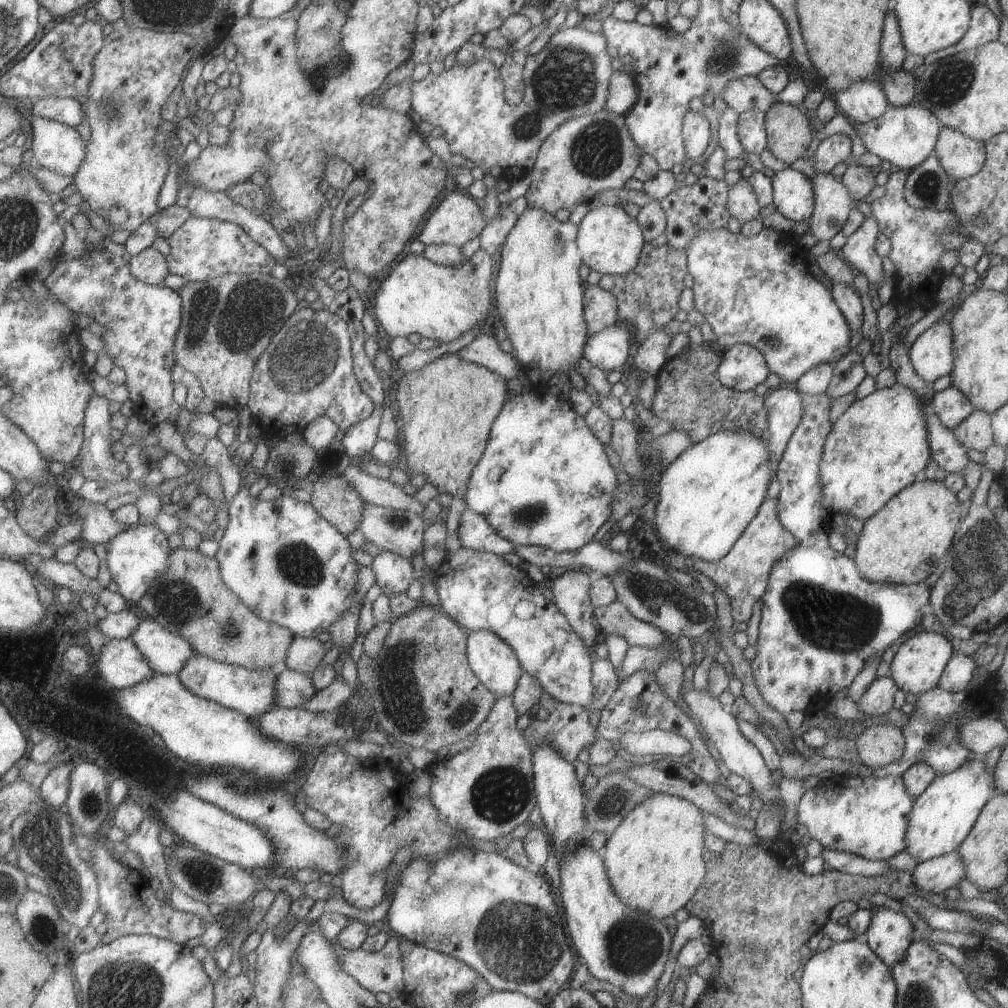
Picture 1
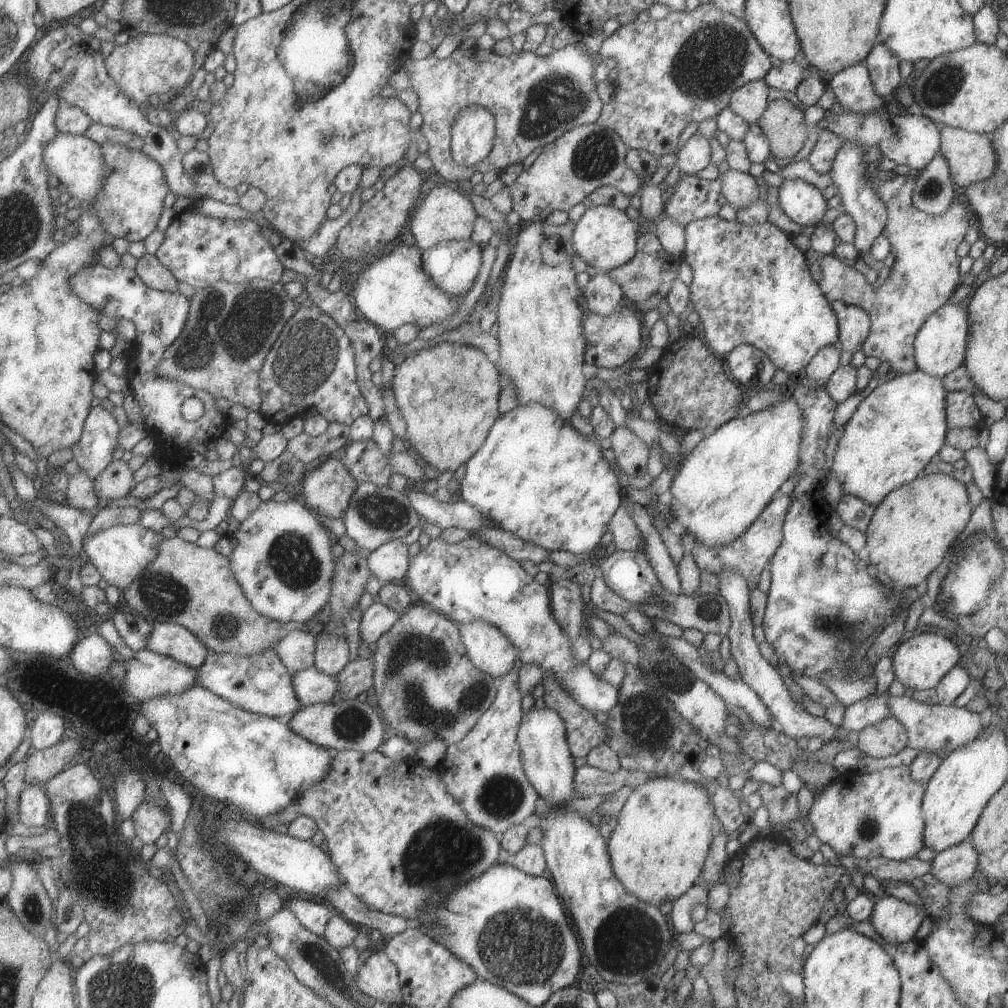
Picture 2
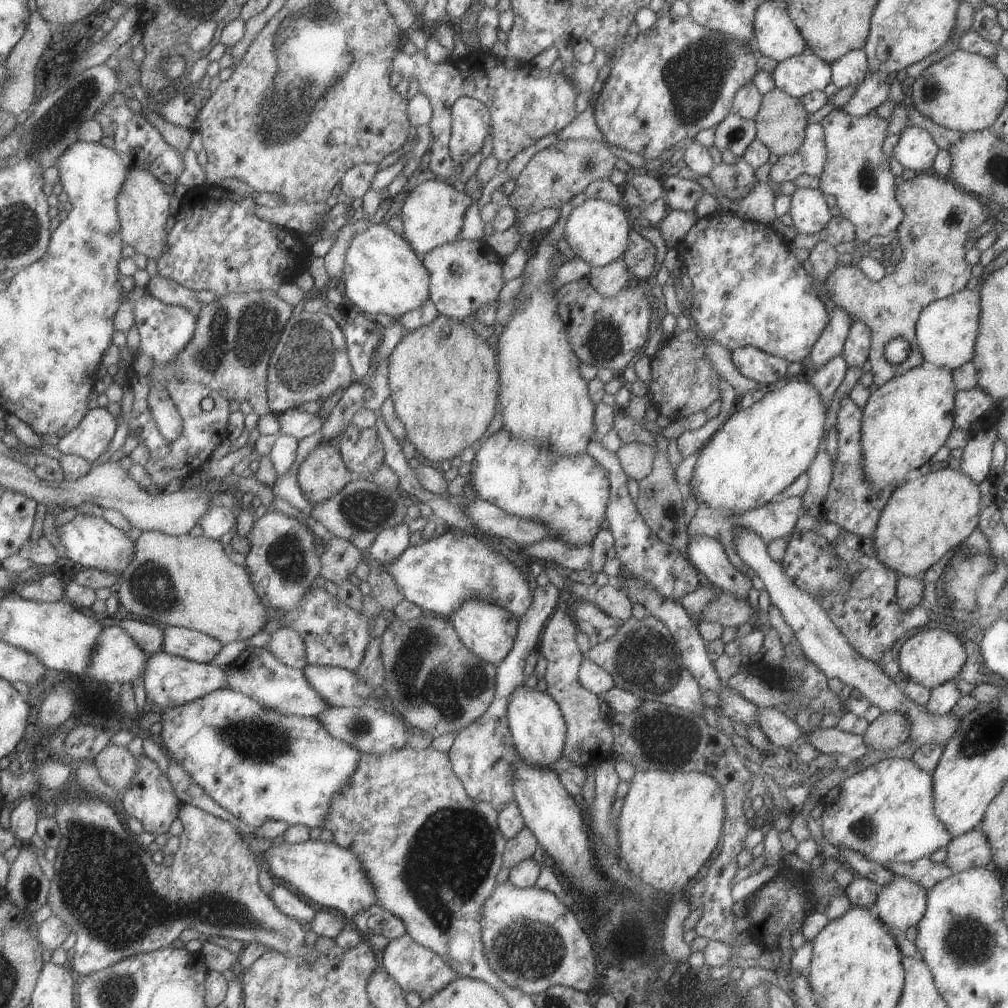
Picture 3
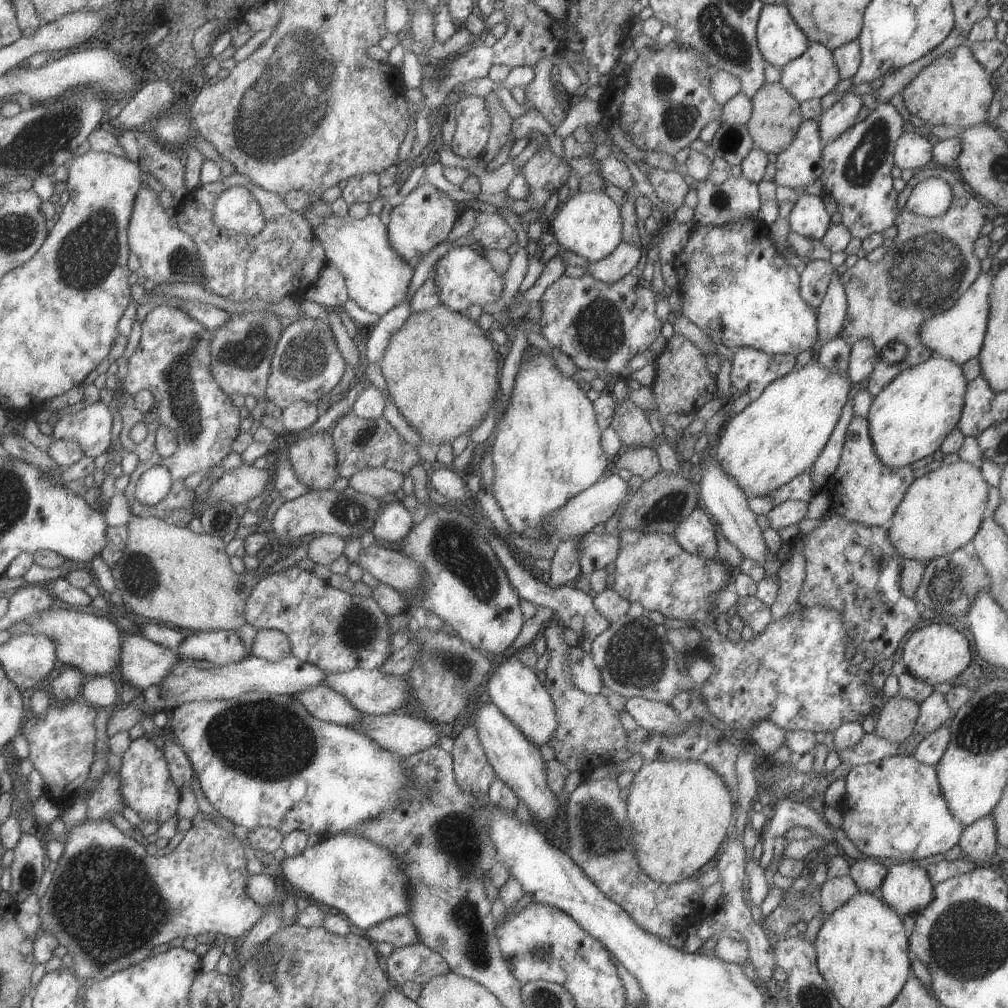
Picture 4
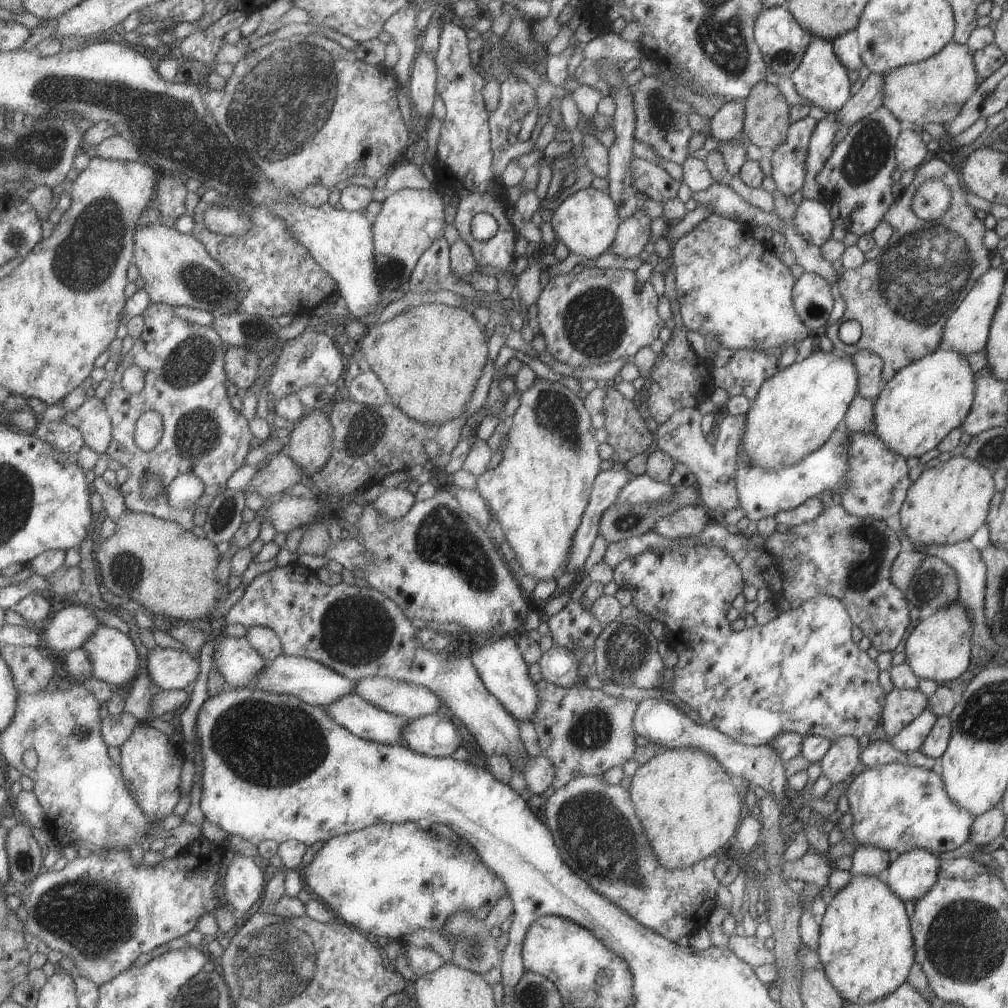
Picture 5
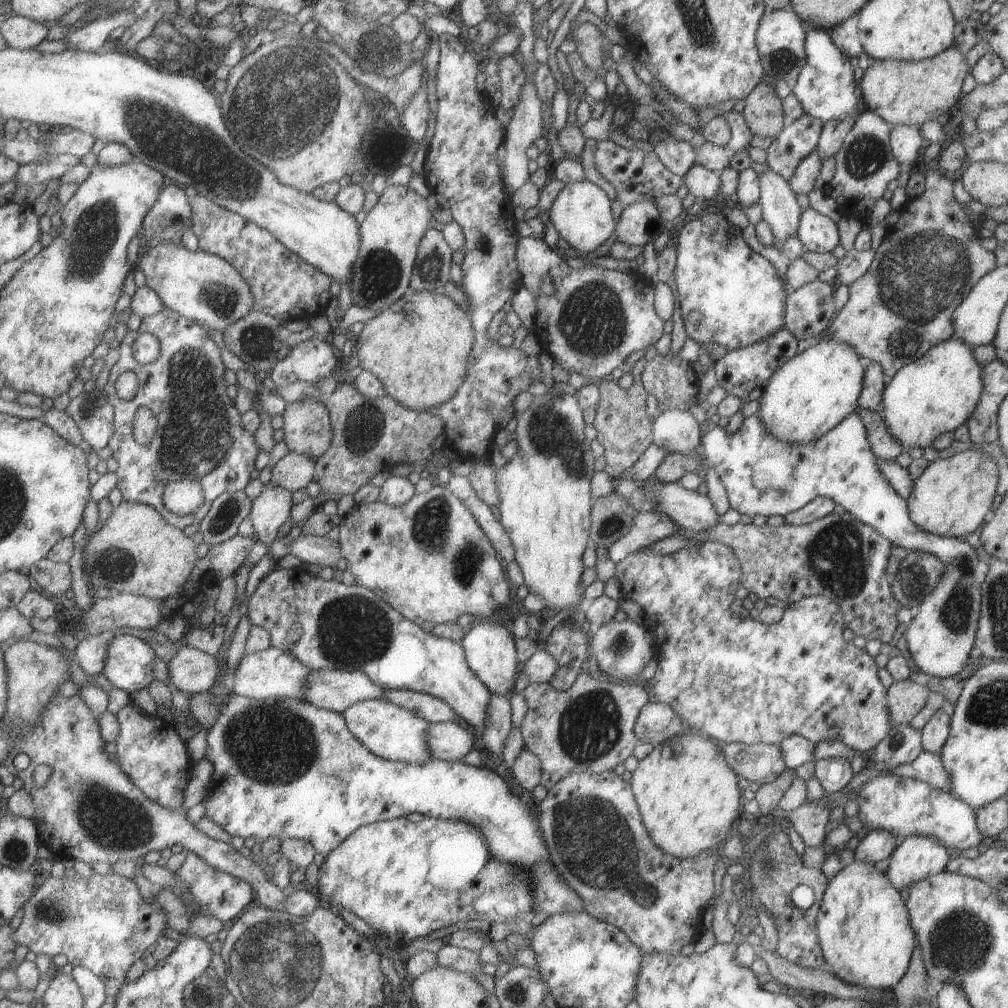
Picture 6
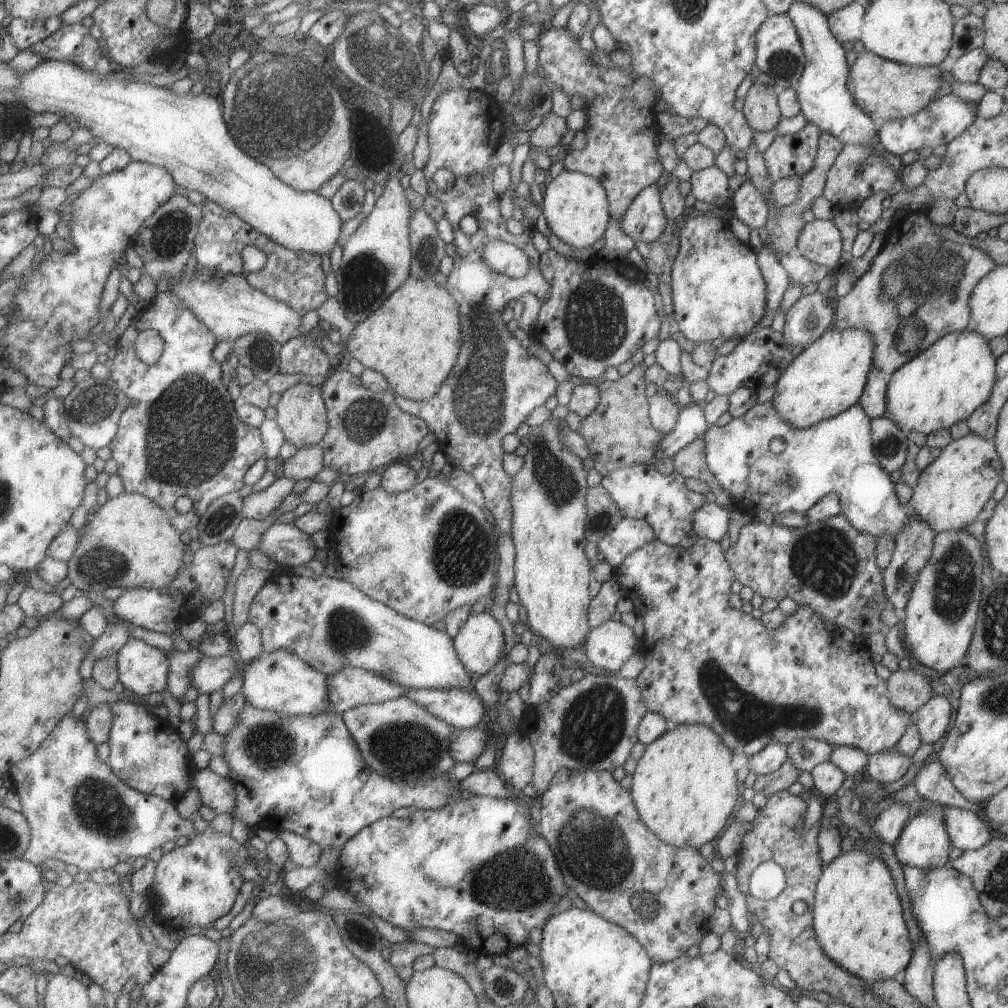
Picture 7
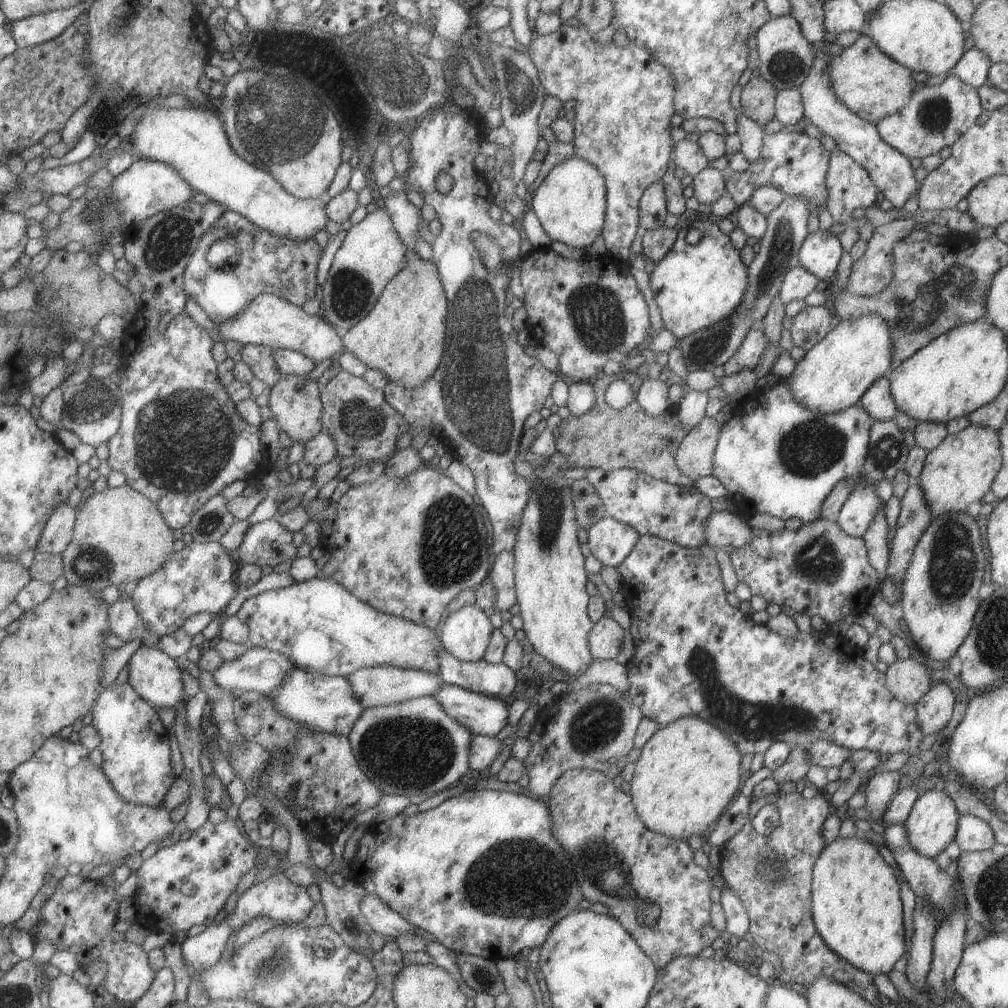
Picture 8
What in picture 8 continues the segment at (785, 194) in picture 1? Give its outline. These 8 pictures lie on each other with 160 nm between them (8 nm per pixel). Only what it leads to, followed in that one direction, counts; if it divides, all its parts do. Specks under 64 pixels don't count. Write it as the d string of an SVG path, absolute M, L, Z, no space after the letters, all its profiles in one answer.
M817 229L802 240L798 250L799 265L816 276L821 285L825 286L834 277L842 254L837 237L829 229Z

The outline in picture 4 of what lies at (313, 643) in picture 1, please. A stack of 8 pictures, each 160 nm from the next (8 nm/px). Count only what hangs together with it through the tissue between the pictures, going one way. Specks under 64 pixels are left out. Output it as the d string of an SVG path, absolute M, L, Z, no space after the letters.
M260 629L257 633L251 654L262 659L277 662L292 652L292 642L286 632L279 629Z

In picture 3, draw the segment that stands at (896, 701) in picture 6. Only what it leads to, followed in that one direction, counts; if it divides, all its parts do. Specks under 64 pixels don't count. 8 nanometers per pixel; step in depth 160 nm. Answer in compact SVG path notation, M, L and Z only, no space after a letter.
M881 711L879 715L868 724L862 734L863 742L867 748L879 750L893 750L908 739L909 723L899 713Z

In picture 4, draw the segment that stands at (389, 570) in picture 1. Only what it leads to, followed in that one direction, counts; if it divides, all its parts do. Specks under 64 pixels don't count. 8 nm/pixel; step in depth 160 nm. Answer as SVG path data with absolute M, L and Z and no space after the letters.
M397 500L385 506L371 531L379 542L402 542L411 527L411 513Z

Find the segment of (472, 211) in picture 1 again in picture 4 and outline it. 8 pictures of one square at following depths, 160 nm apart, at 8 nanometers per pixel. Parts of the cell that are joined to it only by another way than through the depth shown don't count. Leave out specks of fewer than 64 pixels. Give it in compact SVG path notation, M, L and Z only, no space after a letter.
M422 180L414 189L407 193L403 202L391 211L391 220L388 224L390 241L393 248L413 265L421 255L431 251L436 244L443 242L457 220L457 204L450 196L438 189L435 185Z

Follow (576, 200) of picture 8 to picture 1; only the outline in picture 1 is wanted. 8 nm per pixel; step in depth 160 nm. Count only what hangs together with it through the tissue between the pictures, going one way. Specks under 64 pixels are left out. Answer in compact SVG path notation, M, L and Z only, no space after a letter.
M599 205L594 209L588 208L585 216L583 216L581 222L578 224L576 234L576 245L582 260L582 265L589 267L590 270L600 272L602 275L611 276L625 274L637 264L645 241L637 219L629 217L619 205Z

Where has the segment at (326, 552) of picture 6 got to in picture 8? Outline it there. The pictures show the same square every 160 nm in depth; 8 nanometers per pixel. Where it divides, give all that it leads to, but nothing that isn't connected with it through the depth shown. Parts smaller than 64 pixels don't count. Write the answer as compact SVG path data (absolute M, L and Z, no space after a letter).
M269 519L255 523L244 536L238 550L241 564L276 567L297 558L293 531L281 521Z

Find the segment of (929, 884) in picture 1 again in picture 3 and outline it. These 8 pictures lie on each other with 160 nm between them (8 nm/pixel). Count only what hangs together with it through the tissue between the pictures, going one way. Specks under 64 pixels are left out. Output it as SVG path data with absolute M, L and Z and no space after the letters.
M980 828L970 830L965 834L956 836L946 846L945 866L950 868L952 873L958 873L970 868L990 866L990 846L986 836L982 835Z

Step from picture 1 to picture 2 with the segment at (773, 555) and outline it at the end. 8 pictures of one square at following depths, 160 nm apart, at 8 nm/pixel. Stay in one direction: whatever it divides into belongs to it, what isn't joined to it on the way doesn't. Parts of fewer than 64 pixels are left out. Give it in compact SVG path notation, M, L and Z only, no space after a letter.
M777 494L765 505L765 508L755 517L755 520L741 533L731 544L724 547L707 548L699 544L693 537L681 536L682 548L685 553L691 555L697 568L700 571L721 575L724 568L735 573L739 573L746 582L749 592L757 588L759 574L763 568L767 568L769 559L782 541L782 526L785 513L788 511L790 503L789 495Z

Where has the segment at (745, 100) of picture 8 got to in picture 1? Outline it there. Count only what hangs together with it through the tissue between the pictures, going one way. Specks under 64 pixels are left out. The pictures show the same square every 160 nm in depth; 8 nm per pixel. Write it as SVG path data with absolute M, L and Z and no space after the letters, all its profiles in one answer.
M777 103L764 112L766 150L789 166L801 158L809 144L808 116L795 105Z

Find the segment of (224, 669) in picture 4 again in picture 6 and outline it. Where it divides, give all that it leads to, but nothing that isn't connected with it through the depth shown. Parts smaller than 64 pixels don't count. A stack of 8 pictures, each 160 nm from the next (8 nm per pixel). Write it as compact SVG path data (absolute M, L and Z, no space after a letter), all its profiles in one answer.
M309 669L310 675L304 686L304 699L319 708L342 713L357 701L383 699L385 689L371 680L364 672L347 672L337 669Z

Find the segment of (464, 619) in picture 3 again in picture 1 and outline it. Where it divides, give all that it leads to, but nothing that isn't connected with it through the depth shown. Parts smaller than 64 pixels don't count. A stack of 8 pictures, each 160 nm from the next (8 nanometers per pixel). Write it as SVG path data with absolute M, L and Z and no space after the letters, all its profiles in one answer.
M483 629L471 631L466 638L466 657L474 675L487 690L496 696L513 694L523 670L504 640Z

